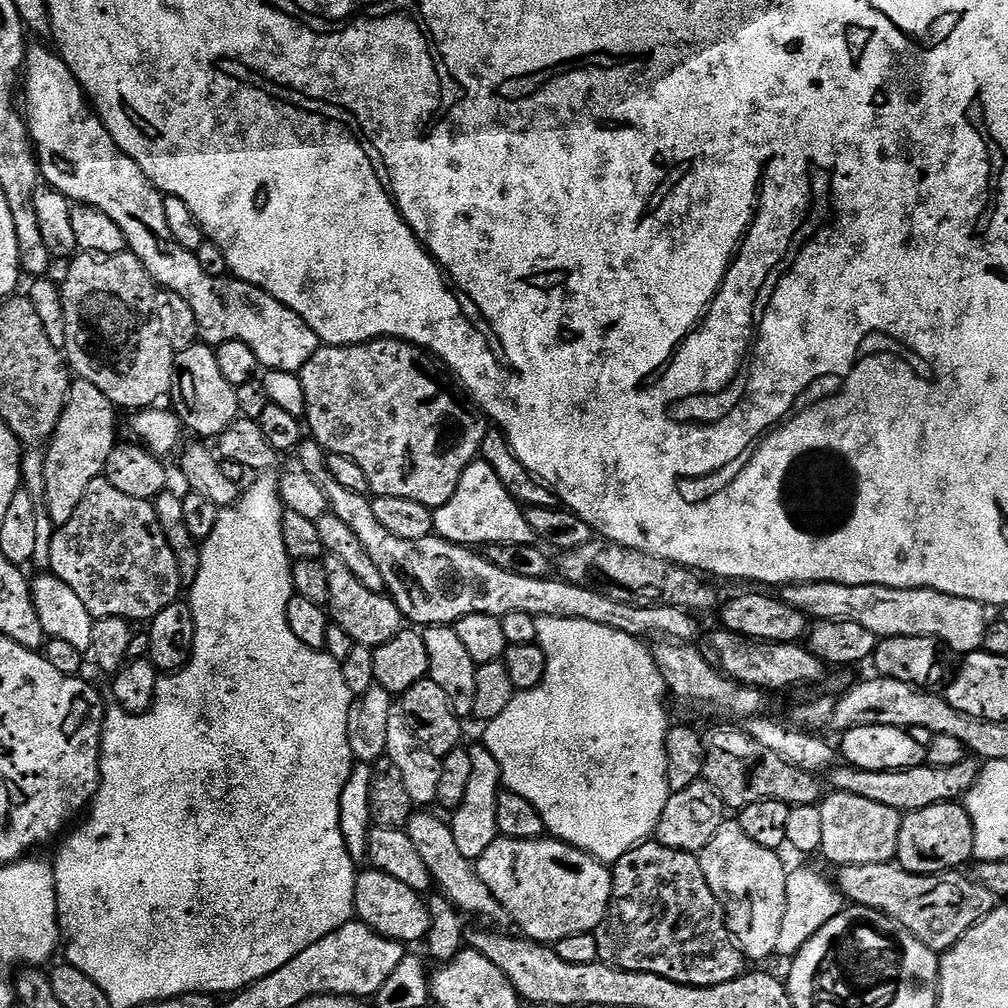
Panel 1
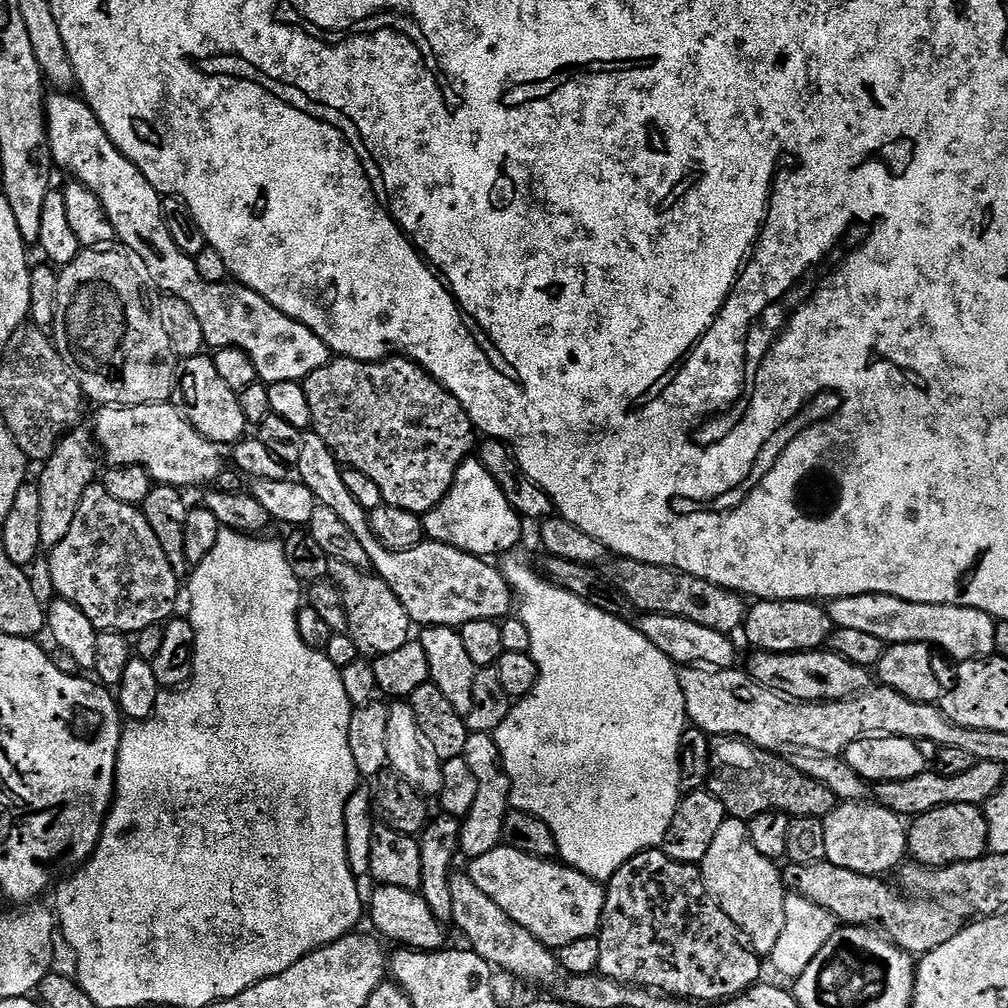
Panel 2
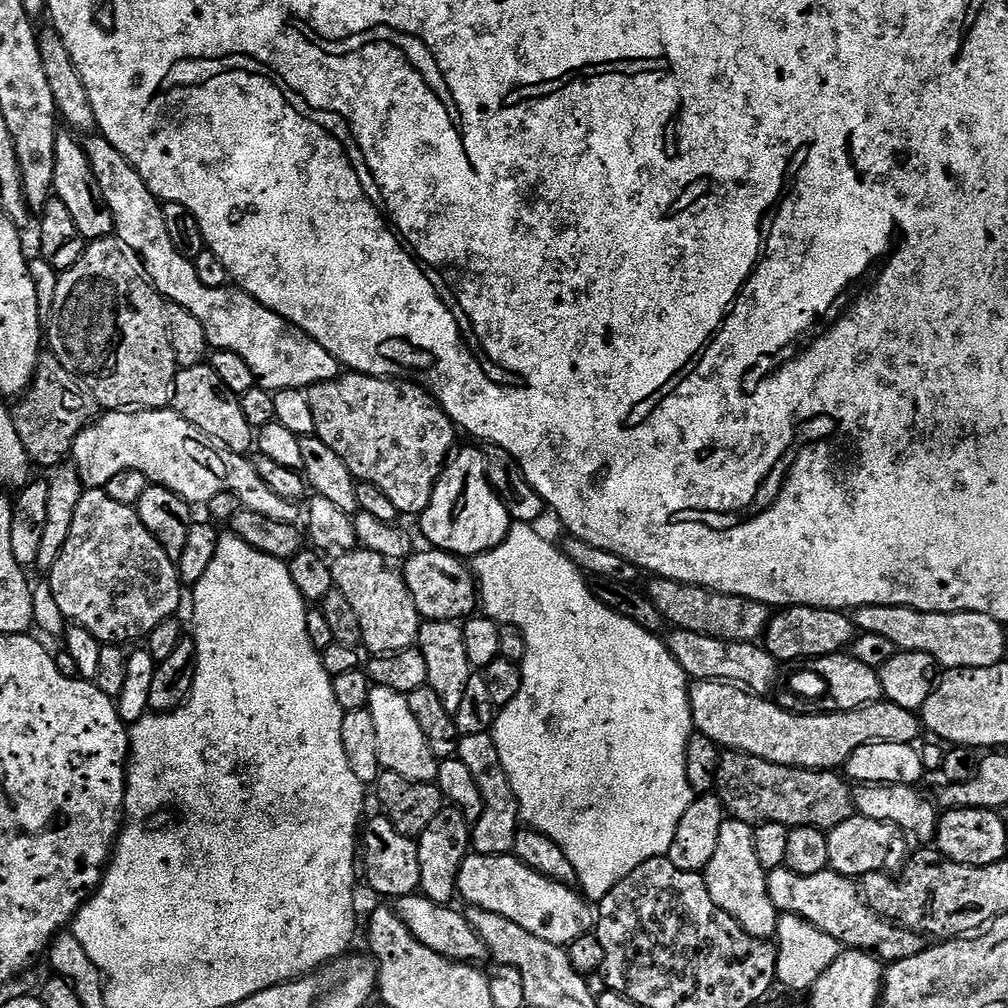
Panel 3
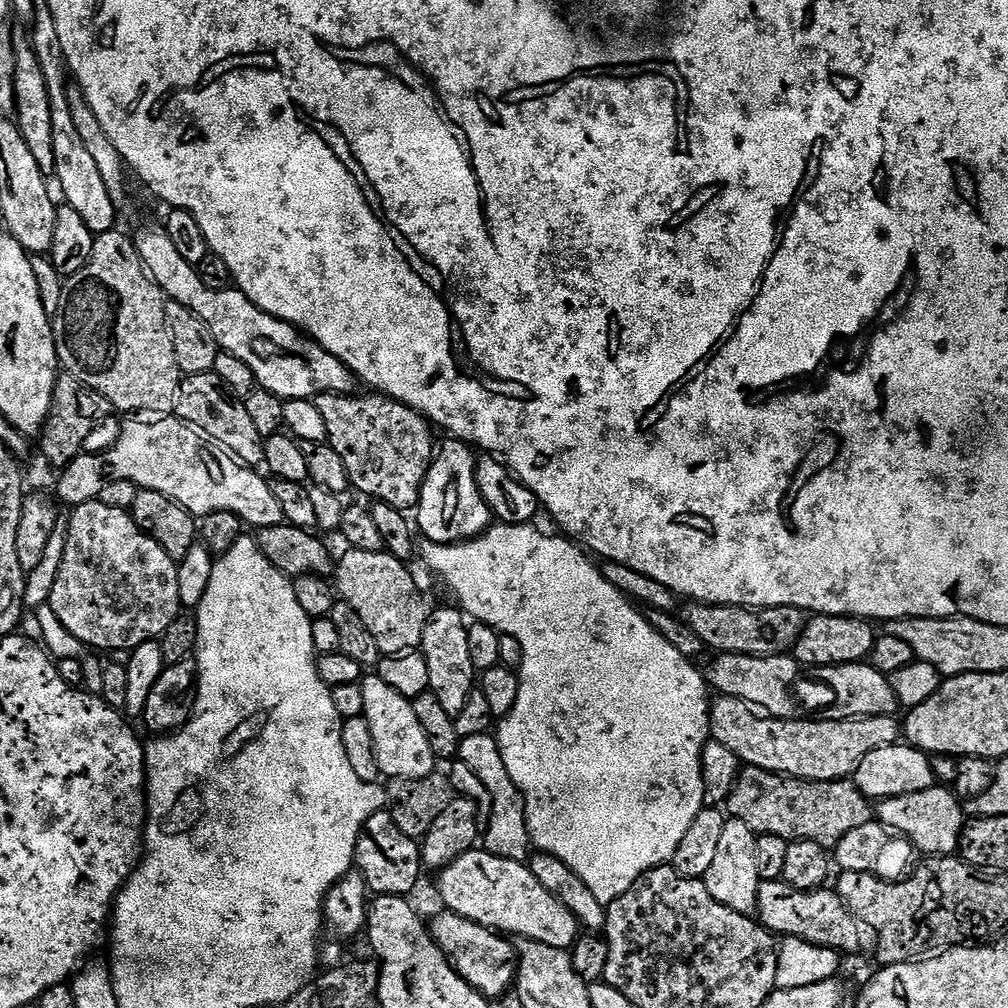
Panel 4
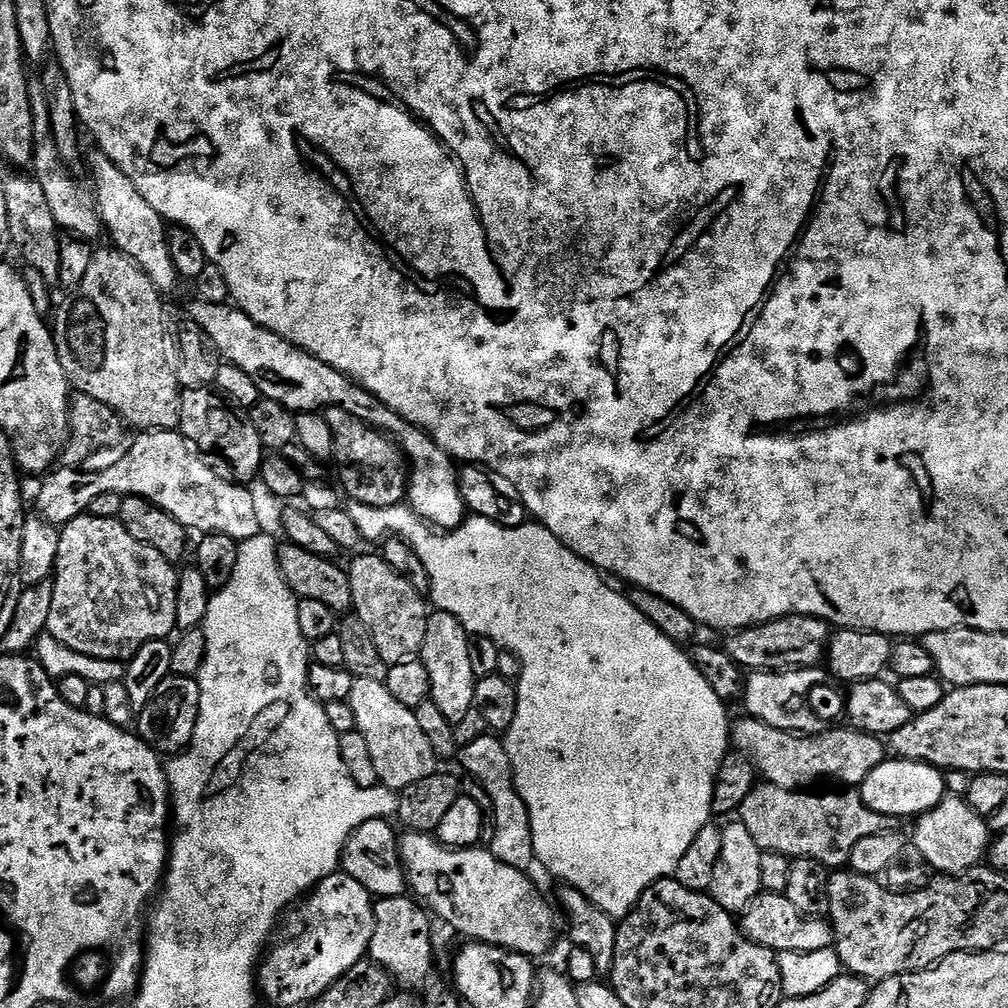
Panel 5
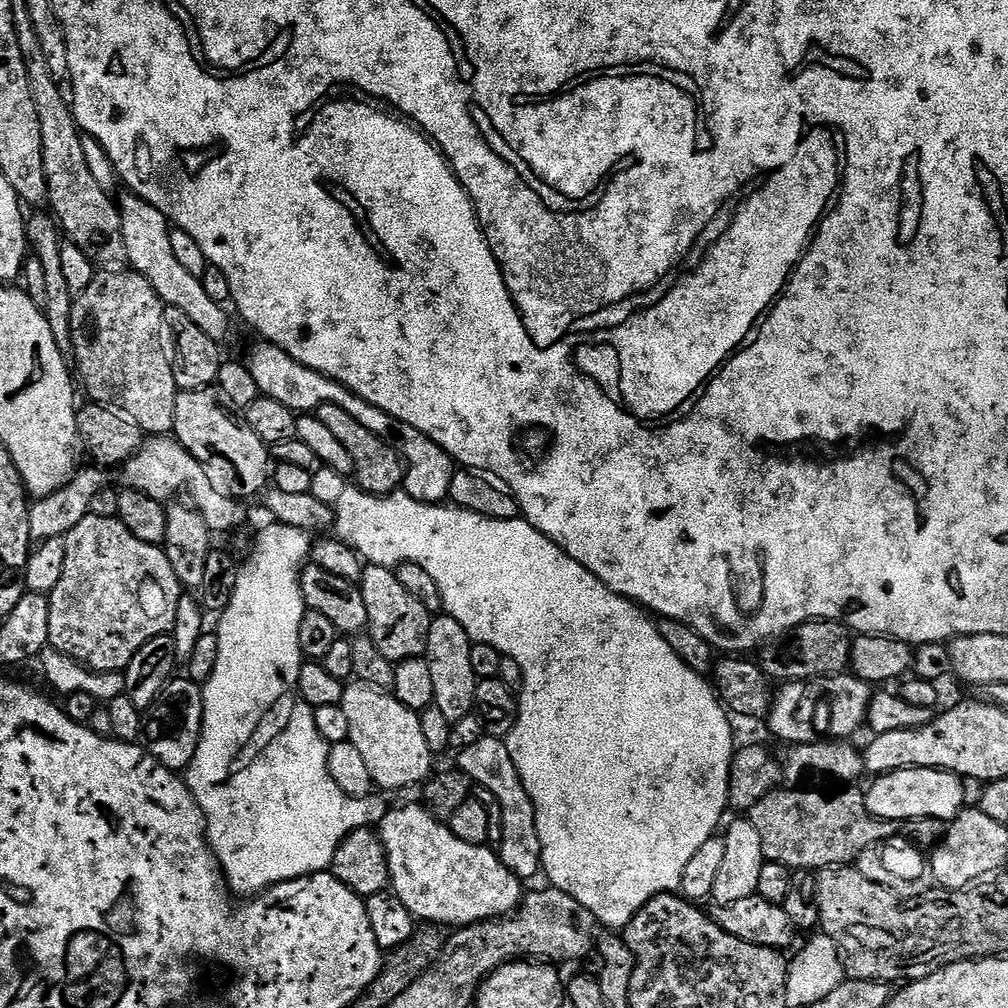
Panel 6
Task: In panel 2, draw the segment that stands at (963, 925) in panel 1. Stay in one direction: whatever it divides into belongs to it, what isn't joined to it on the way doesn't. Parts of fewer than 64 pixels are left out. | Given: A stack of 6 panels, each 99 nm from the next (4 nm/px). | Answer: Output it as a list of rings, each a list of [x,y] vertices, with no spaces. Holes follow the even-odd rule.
[[[829,860],[813,864],[789,863],[787,867],[782,872],[785,889],[822,906],[841,925],[867,926],[883,932],[892,943],[913,958],[924,956],[930,950],[938,950],[942,942],[950,942],[958,931],[958,924],[952,921],[946,909],[936,905],[939,903],[928,898],[913,898],[899,887],[891,888],[887,879],[879,876],[842,870],[842,866],[834,866]]]

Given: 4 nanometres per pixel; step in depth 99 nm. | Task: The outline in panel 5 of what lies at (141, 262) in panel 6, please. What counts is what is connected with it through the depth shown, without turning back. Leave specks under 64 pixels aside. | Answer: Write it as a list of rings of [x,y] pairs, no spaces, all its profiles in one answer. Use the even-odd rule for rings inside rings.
[[[93,151],[88,164],[92,167],[91,191],[94,193],[96,208],[100,211],[100,220],[104,223],[107,235],[112,235],[111,243],[121,252],[130,257],[135,264],[154,282],[154,286],[161,294],[168,294],[176,288],[178,277],[176,267],[170,258],[168,245],[168,228],[163,216],[138,194],[138,186],[118,170],[118,166],[104,152]]]

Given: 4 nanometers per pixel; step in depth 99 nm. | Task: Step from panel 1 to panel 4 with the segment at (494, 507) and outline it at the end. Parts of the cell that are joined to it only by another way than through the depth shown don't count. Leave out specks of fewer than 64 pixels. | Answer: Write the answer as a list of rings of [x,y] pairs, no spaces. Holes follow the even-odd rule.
[[[448,438],[445,441],[441,448],[439,445],[438,451],[432,457],[432,464],[428,468],[424,485],[420,491],[420,503],[414,509],[417,520],[415,520],[415,523],[418,525],[419,535],[421,532],[425,541],[433,544],[459,544],[484,535],[493,523],[494,517],[478,490],[476,482],[477,457],[474,455],[473,449],[465,444],[463,440]]]

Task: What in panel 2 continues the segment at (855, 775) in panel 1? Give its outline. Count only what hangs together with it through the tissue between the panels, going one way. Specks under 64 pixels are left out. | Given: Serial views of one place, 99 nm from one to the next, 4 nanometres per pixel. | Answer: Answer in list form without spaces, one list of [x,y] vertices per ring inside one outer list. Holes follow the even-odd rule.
[[[977,760],[974,766],[970,766],[970,770],[966,770],[966,774],[944,776],[935,770],[925,770],[914,778],[876,784],[874,800],[875,803],[888,808],[891,812],[898,813],[902,818],[915,818],[935,808],[954,806],[955,804],[983,806],[994,794],[998,794],[1000,787],[1006,783],[1004,772],[1006,772],[1005,765],[998,762],[982,762],[981,760]]]

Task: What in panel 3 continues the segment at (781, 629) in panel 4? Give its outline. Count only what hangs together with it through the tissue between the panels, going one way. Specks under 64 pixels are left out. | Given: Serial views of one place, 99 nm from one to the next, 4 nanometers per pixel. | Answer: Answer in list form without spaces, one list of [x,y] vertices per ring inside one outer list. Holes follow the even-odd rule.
[[[661,576],[649,579],[646,594],[654,606],[664,615],[665,621],[673,629],[681,628],[696,632],[699,636],[718,638],[726,642],[757,643],[772,621],[774,612],[769,605],[742,598],[734,594],[711,592],[709,588],[699,588],[696,584],[683,584],[677,580],[667,580]]]

